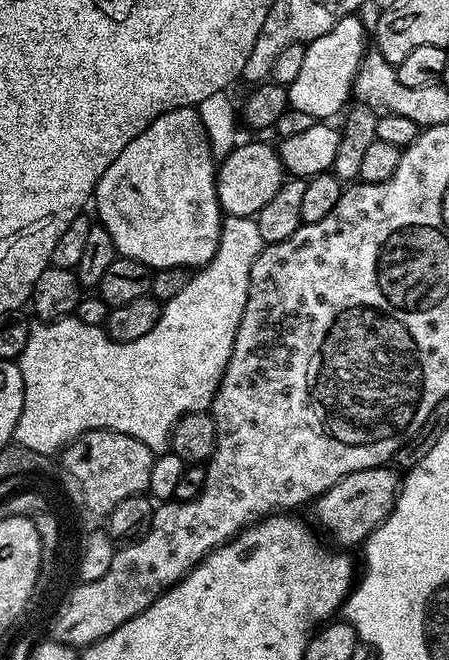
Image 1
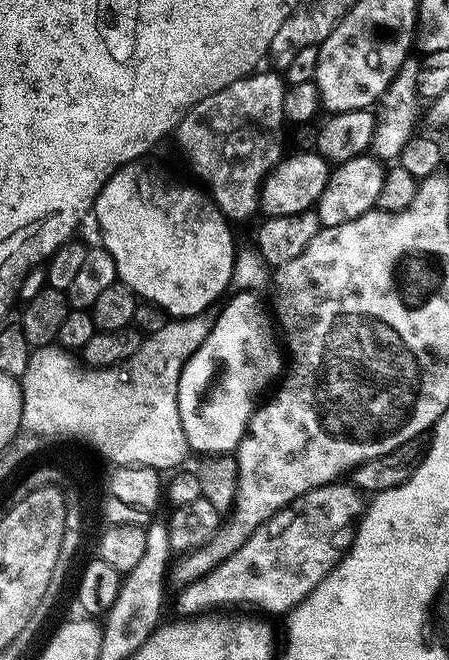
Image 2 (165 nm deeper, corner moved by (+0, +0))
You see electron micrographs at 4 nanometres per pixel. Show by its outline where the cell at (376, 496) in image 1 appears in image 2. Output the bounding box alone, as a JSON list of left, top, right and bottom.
[176,482,365,618]

